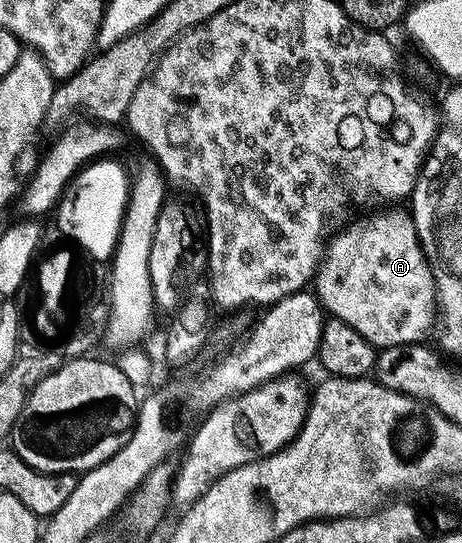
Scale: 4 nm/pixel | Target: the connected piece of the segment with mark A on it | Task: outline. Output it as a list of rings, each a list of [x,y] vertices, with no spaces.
[[[384,210],[381,216],[373,220],[360,220],[349,226],[345,232],[331,237],[320,270],[314,281],[314,292],[319,297],[325,313],[329,317],[354,326],[366,342],[373,344],[377,350],[418,344],[433,335],[438,323],[438,305],[436,302],[436,283],[432,267],[420,244],[418,230],[412,221],[411,211]]]

